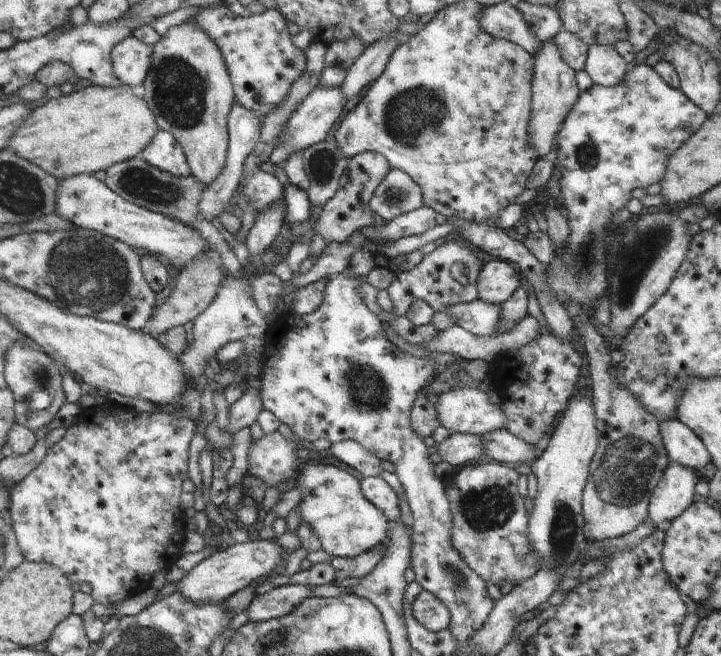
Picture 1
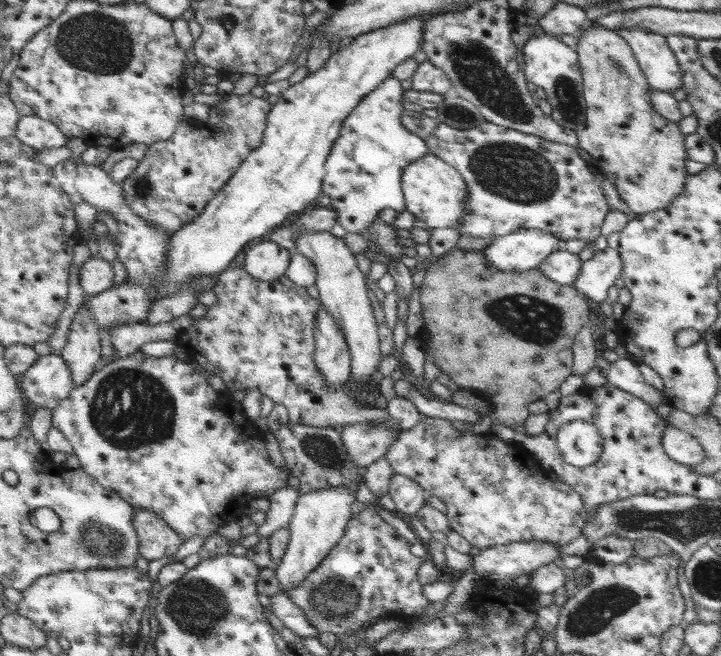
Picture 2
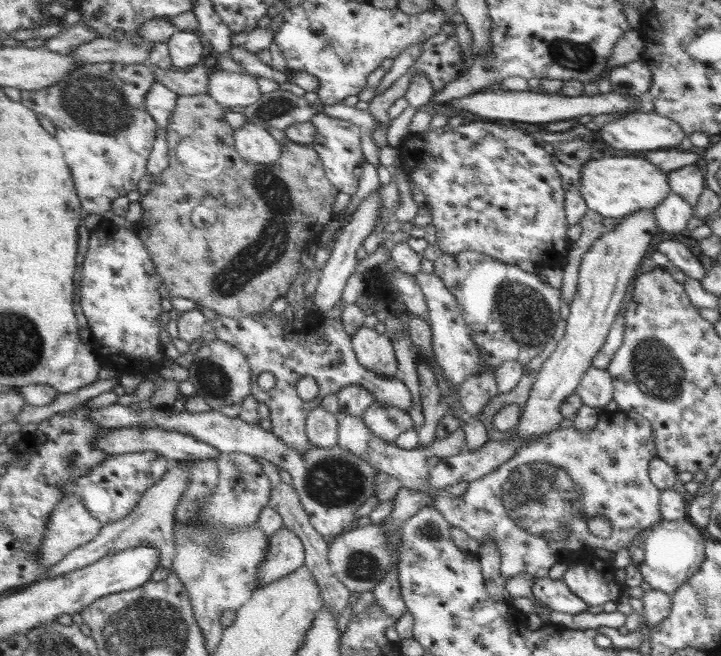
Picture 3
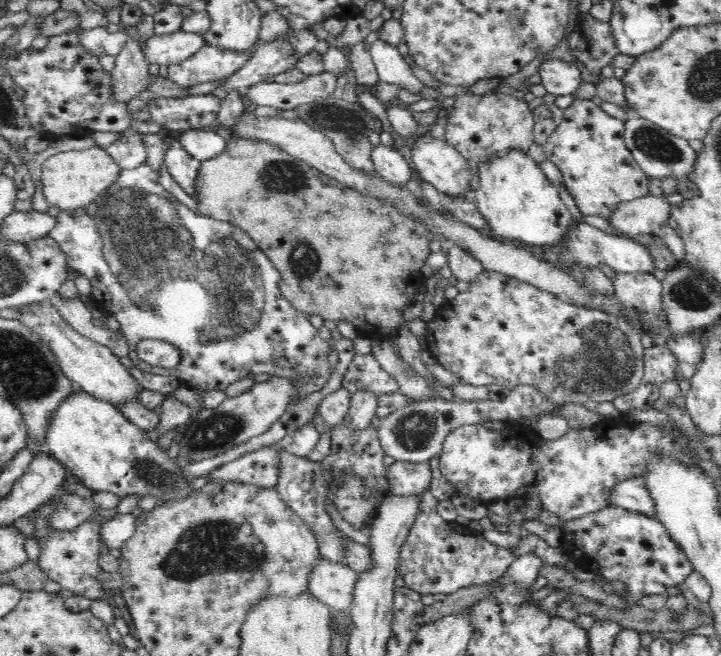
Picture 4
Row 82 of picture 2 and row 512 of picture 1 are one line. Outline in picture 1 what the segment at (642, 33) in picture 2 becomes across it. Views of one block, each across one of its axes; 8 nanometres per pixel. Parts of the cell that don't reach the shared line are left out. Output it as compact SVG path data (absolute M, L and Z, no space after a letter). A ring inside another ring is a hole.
M669 462L669 466L663 470L657 488L653 488L647 508L647 520L657 526L663 520L673 522L675 518L679 518L679 514L685 512L689 504L693 504L693 488L699 480L699 474L691 468Z

